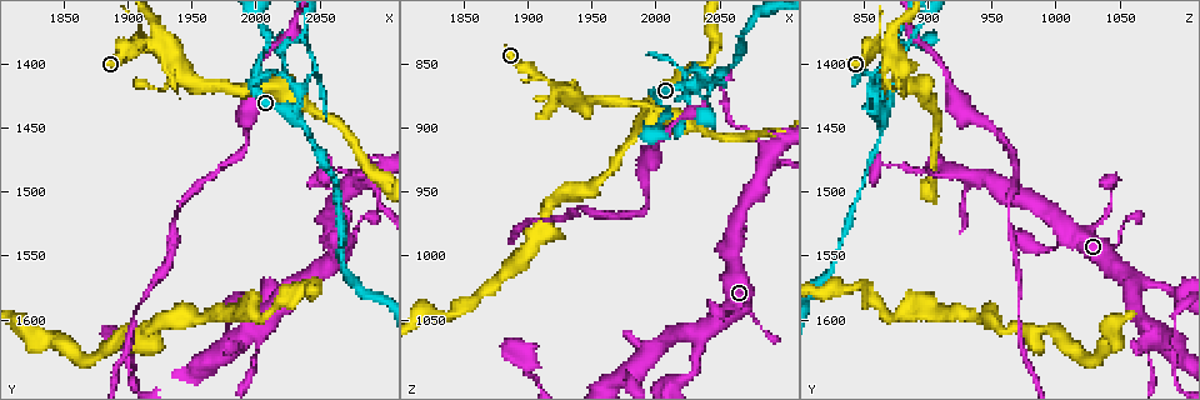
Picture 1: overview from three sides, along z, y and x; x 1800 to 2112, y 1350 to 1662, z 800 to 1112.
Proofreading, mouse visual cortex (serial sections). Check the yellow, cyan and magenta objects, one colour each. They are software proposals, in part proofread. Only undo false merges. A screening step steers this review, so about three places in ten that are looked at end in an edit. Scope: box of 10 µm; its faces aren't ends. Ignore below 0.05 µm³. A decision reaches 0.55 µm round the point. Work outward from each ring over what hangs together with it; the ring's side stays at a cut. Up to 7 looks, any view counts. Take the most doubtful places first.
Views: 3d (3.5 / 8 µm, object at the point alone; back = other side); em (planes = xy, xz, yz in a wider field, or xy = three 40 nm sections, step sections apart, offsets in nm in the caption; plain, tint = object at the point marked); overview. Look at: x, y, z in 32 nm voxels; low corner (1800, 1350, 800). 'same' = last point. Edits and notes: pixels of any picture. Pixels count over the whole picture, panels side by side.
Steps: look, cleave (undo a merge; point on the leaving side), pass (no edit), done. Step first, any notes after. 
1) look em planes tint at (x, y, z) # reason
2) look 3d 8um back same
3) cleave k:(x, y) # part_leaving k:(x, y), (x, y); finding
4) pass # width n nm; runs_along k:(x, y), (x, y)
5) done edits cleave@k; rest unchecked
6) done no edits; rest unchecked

look 3d 3.5um at (2036, 1422, 856) # three arms meet

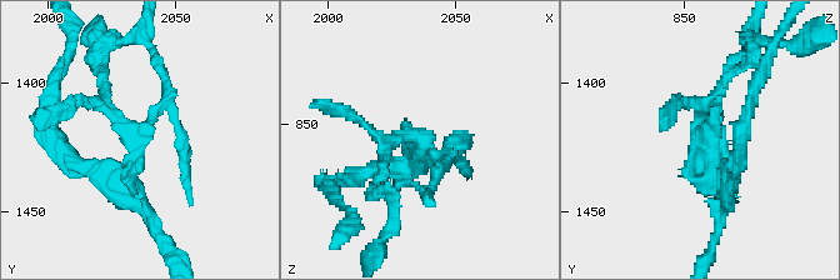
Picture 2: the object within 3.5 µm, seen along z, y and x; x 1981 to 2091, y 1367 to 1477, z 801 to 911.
look em xy step 2 plain at (2036, 1422, 857) # need the tissue

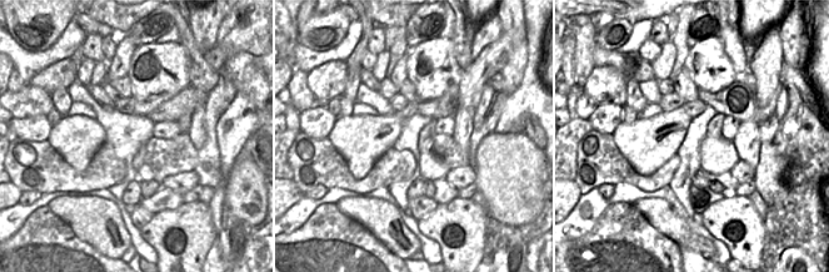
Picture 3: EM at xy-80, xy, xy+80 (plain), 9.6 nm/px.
look em xy step 2 tint same # where the object lies

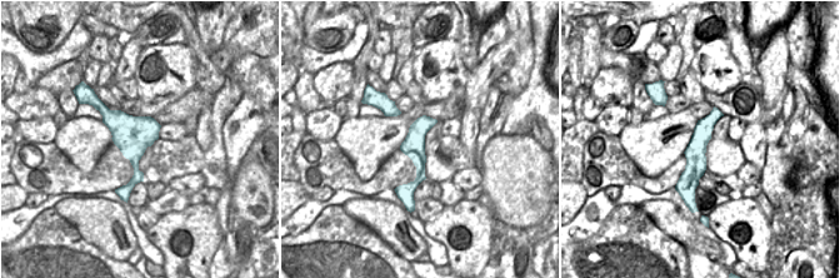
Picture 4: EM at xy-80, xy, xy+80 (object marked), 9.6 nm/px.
cleave 2:(139, 134) # part_leaving 2:(129, 173), (168, 99), (159, 69); a second cell is stuck on

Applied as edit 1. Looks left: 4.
look 3d 3.5um at (1918, 1382, 868) # three arms meet

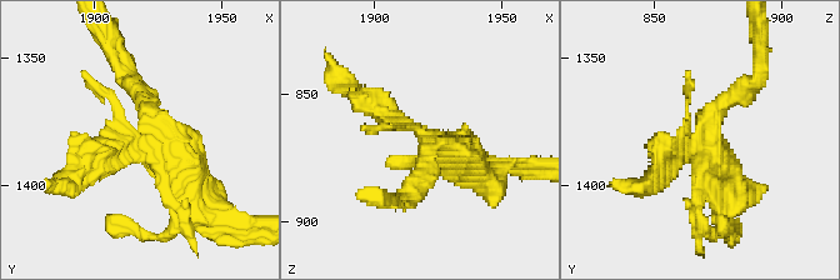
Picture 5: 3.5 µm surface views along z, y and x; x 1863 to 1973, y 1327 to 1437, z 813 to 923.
look em planes plain at (1917, 1382, 865)

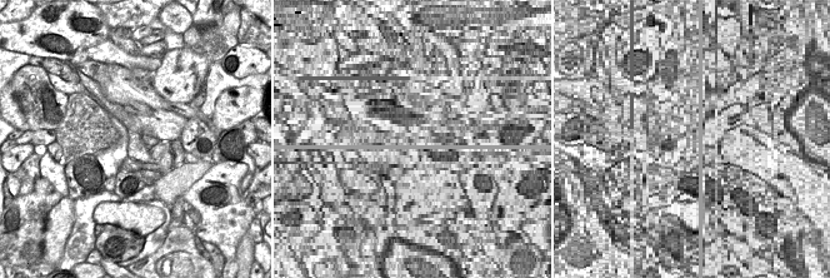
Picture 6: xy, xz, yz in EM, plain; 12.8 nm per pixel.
look em planes tint same

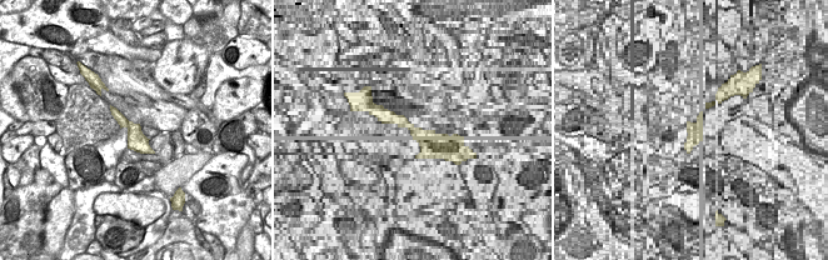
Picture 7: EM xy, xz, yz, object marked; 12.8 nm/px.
pass # runs_along 7:(114, 111), (148, 150); all the same cell

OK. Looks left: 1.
done edits cleave@2; rest unchecked

